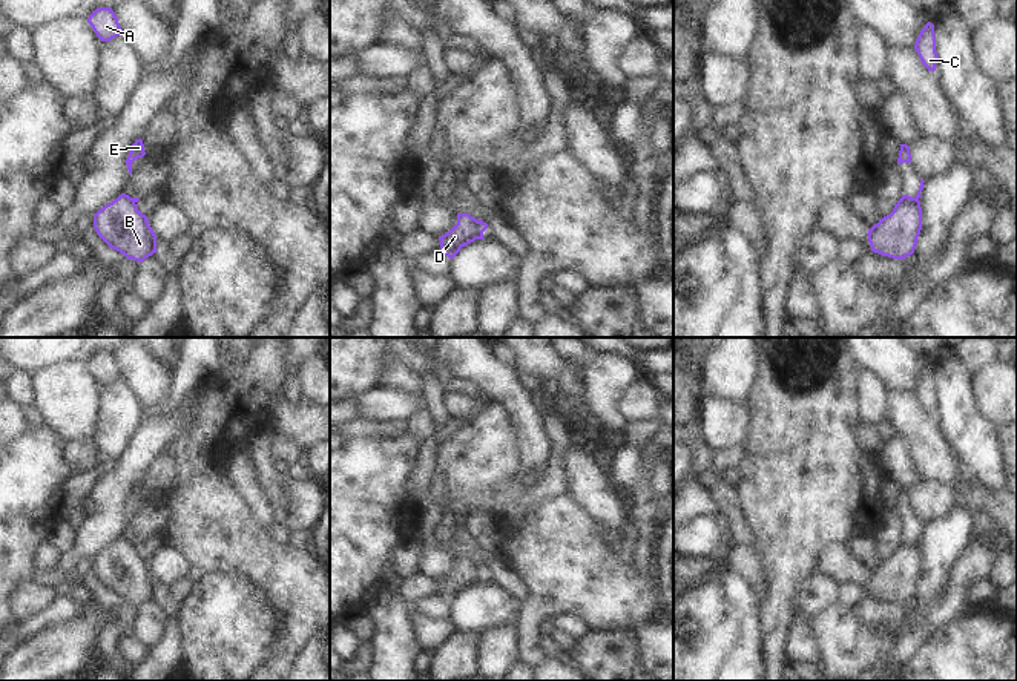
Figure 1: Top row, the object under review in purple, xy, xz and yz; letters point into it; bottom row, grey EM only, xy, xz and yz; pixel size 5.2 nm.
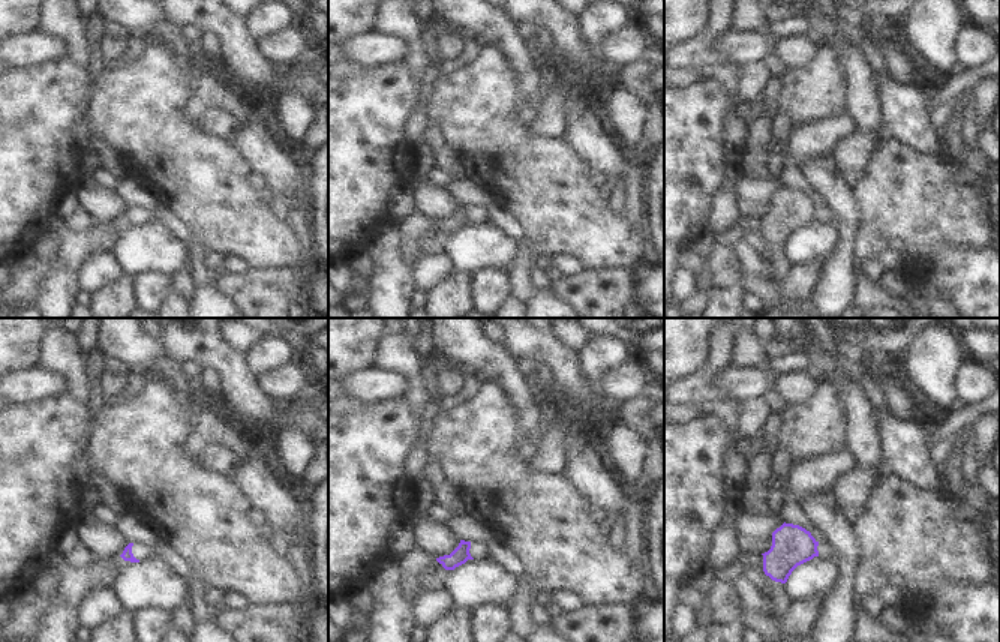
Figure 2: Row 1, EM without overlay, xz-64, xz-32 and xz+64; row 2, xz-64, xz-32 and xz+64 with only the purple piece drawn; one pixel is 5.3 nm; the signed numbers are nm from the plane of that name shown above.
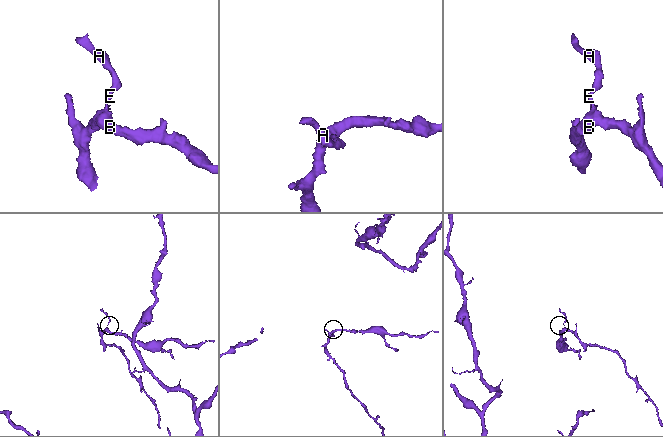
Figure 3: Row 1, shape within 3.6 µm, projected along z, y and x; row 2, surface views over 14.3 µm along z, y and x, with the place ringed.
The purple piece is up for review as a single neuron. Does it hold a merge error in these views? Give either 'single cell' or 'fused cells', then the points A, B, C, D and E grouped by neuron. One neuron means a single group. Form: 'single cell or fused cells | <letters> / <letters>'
fused cells | A C E / B D

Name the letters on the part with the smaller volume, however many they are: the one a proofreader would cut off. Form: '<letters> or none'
A, C, E

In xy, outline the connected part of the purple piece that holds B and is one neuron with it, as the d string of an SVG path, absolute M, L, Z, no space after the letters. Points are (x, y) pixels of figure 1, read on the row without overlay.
M121 537L94 558L97 578L127 603L143 606L156 597L156 578L135 544Z

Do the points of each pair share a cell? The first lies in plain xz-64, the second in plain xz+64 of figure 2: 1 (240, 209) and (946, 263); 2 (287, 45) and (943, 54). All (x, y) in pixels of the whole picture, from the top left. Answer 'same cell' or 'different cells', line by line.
1: different cells
2: different cells

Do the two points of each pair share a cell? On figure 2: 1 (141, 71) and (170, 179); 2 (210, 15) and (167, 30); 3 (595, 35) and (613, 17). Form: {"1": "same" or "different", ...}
{"1": "same", "2": "different", "3": "same"}

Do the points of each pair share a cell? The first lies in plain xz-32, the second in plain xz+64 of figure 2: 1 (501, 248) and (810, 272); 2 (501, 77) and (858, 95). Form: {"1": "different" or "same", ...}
{"1": "different", "2": "different"}

